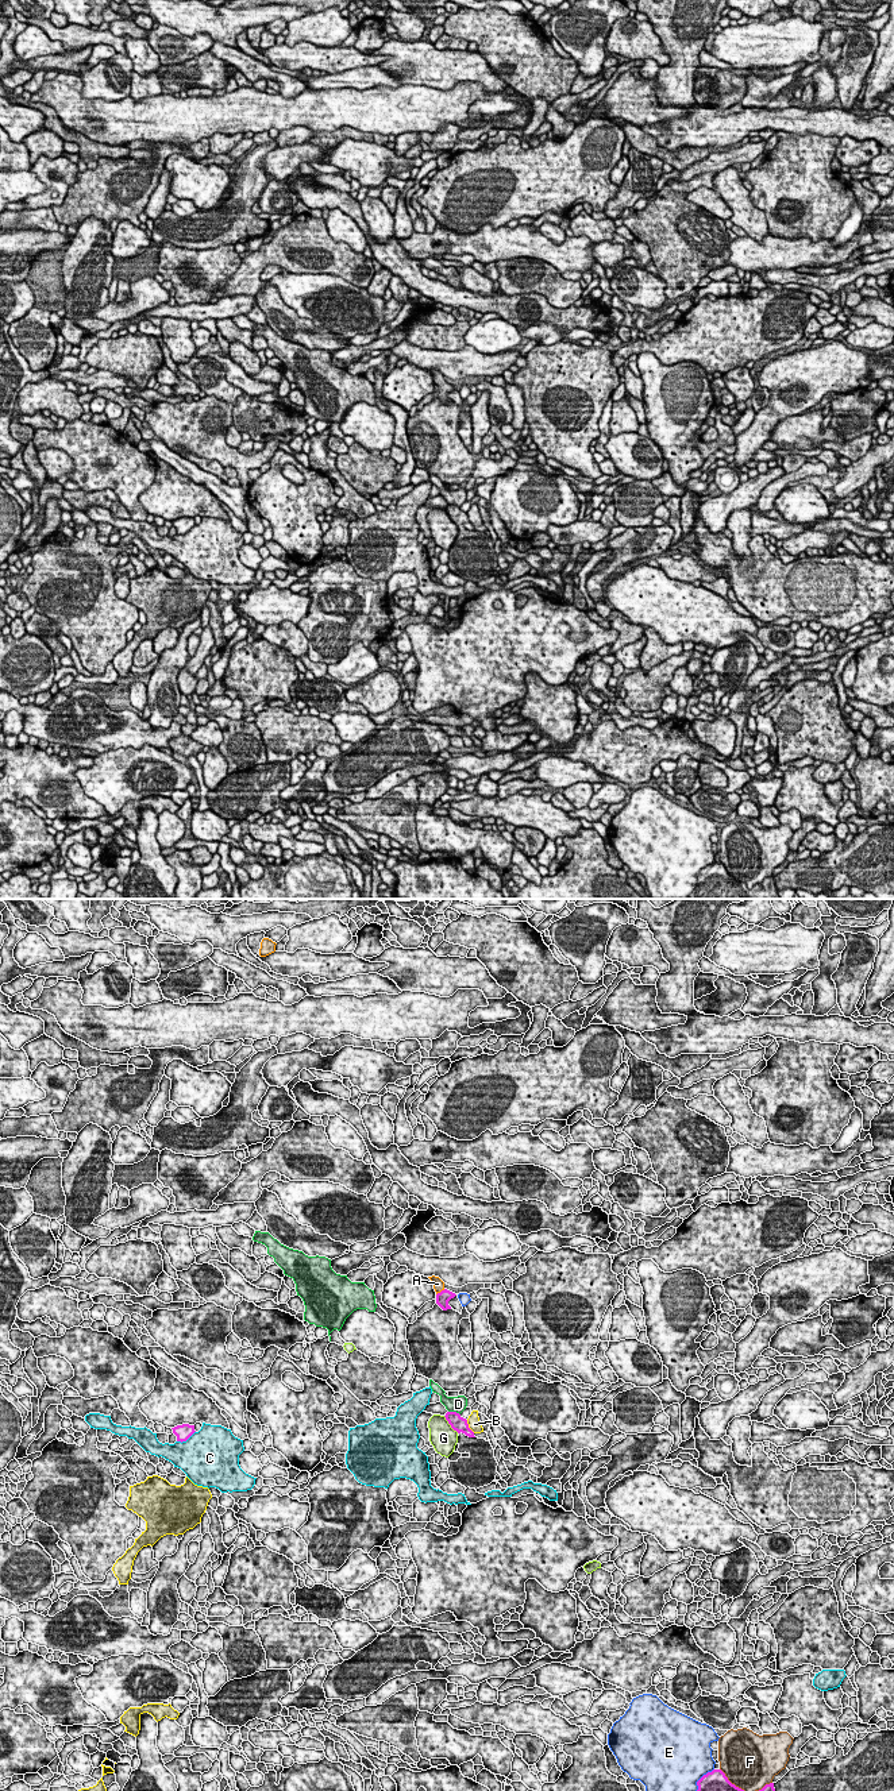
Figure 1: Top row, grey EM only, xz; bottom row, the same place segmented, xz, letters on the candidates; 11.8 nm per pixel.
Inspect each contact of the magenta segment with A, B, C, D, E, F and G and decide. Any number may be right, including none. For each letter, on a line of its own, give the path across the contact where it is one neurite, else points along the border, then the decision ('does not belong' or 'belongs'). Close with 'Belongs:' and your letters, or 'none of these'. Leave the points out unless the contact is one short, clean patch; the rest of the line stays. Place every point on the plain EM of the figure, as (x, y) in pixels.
A: runs through xz (444, 389), (442, 383), (438, 377); belongs
B: does not belong
C: does not belong
D: does not belong
E: does not belong
F: does not belong
G: does not belong
Belongs: A

